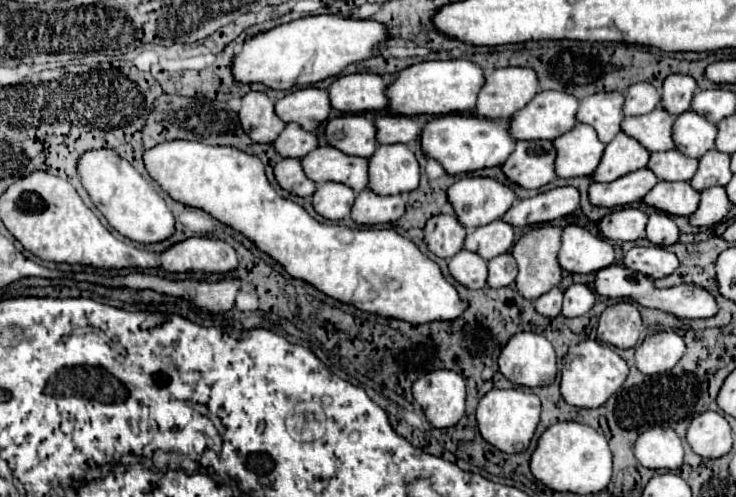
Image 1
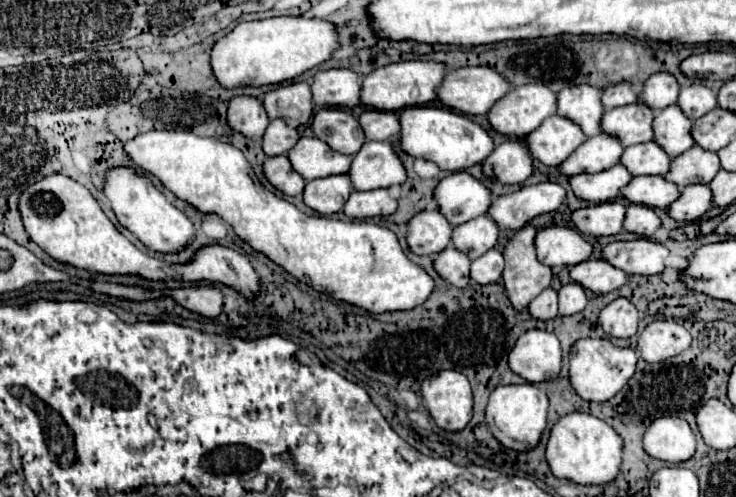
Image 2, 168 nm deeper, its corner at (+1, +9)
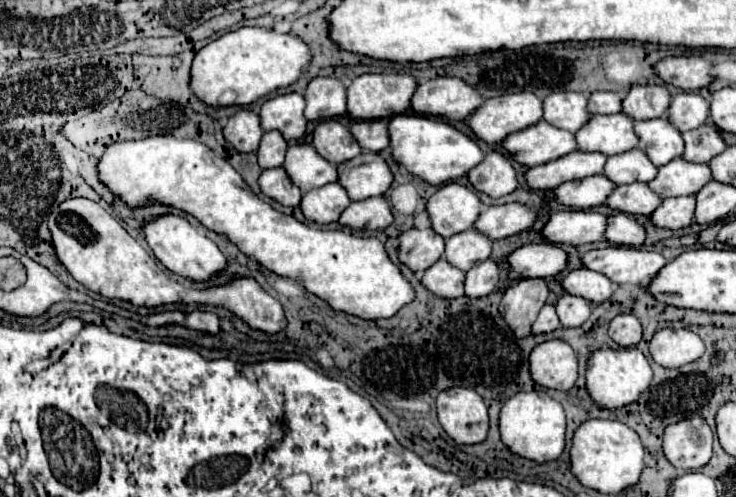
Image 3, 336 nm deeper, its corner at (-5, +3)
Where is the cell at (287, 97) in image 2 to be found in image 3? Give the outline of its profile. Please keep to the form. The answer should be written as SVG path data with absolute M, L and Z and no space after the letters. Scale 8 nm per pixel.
M288 93L268 99L262 105L262 129L264 131L280 131L284 139L300 139L306 131L306 117L304 117L306 99L300 93Z

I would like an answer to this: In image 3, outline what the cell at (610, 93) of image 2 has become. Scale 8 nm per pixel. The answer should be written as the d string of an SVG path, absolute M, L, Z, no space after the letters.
M598 91L590 95L590 111L596 113L620 113L622 111L622 97L612 91Z

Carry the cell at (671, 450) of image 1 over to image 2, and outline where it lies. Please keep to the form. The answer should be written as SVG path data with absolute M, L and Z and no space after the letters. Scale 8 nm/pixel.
M660 417L644 433L644 449L660 461L682 463L696 453L696 435L680 417Z

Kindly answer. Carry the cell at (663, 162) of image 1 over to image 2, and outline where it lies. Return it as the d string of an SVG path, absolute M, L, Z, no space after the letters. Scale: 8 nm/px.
M654 141L632 145L624 149L620 163L632 175L664 175L670 169L670 157Z

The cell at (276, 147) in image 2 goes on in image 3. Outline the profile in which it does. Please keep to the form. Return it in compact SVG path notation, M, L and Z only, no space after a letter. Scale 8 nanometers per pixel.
M280 131L264 133L262 143L258 147L258 163L260 163L260 167L262 169L282 167L286 151L288 151L288 141L282 137Z

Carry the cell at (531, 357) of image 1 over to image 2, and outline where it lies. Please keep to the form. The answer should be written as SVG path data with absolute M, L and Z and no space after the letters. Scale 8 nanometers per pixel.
M542 329L526 331L508 357L510 369L528 383L552 381L562 369L562 349L554 333Z

